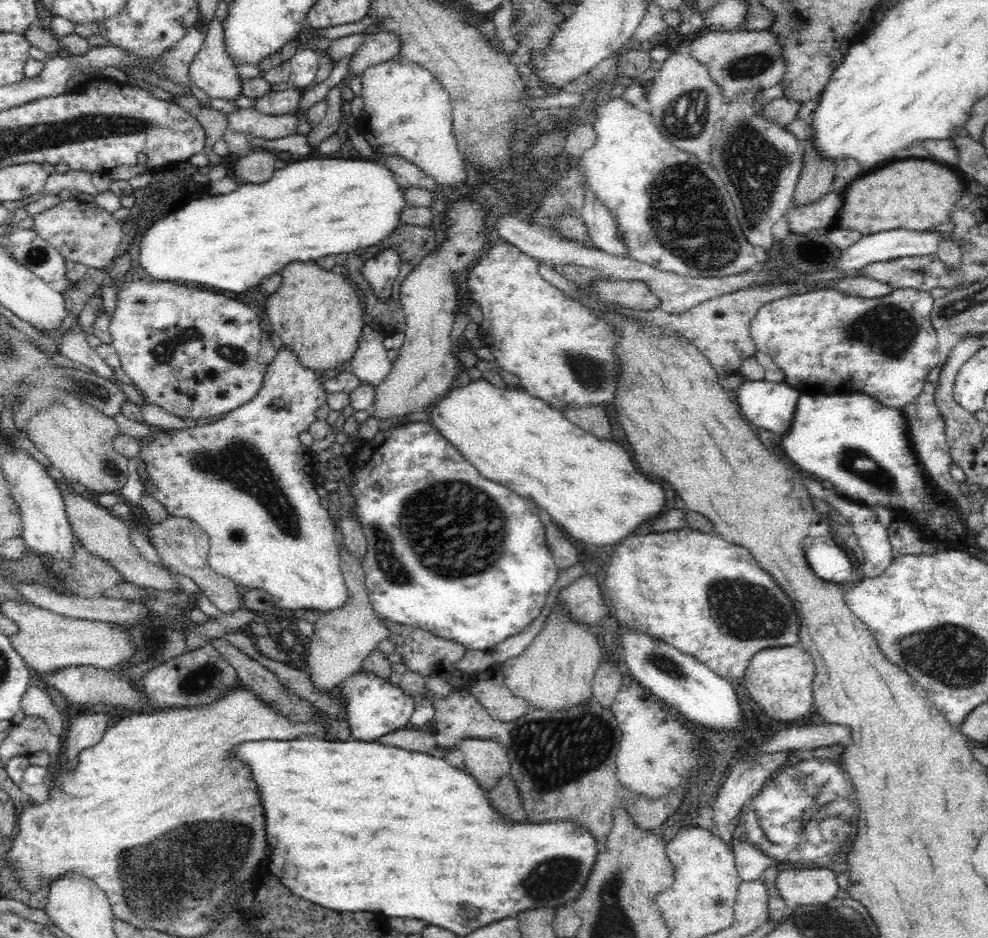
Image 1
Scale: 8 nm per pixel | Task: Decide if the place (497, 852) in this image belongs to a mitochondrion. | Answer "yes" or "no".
no

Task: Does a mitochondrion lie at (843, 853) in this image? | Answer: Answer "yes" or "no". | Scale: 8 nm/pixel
no

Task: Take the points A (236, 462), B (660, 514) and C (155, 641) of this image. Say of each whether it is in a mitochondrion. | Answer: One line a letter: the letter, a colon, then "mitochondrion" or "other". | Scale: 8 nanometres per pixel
A: mitochondrion
B: other
C: mitochondrion

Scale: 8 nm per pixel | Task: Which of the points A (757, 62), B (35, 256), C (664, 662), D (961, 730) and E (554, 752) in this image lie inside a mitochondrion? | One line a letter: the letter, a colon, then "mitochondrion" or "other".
A: mitochondrion
B: mitochondrion
C: mitochondrion
D: other
E: mitochondrion

